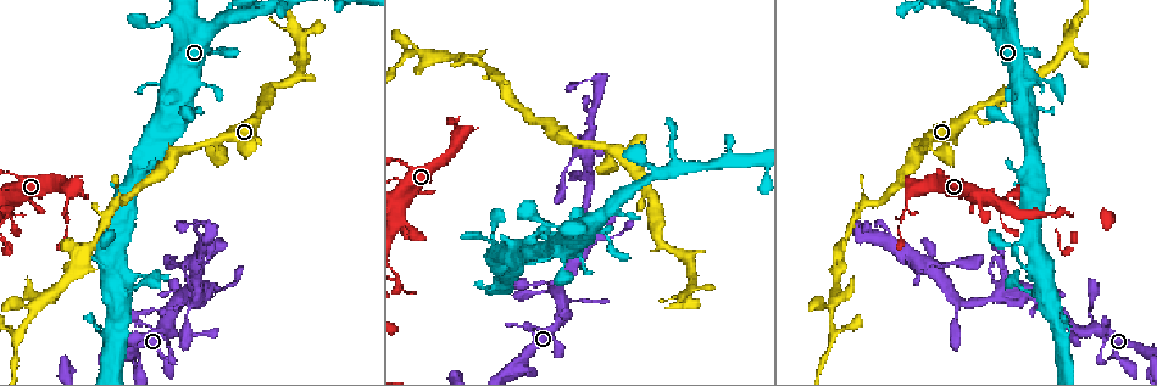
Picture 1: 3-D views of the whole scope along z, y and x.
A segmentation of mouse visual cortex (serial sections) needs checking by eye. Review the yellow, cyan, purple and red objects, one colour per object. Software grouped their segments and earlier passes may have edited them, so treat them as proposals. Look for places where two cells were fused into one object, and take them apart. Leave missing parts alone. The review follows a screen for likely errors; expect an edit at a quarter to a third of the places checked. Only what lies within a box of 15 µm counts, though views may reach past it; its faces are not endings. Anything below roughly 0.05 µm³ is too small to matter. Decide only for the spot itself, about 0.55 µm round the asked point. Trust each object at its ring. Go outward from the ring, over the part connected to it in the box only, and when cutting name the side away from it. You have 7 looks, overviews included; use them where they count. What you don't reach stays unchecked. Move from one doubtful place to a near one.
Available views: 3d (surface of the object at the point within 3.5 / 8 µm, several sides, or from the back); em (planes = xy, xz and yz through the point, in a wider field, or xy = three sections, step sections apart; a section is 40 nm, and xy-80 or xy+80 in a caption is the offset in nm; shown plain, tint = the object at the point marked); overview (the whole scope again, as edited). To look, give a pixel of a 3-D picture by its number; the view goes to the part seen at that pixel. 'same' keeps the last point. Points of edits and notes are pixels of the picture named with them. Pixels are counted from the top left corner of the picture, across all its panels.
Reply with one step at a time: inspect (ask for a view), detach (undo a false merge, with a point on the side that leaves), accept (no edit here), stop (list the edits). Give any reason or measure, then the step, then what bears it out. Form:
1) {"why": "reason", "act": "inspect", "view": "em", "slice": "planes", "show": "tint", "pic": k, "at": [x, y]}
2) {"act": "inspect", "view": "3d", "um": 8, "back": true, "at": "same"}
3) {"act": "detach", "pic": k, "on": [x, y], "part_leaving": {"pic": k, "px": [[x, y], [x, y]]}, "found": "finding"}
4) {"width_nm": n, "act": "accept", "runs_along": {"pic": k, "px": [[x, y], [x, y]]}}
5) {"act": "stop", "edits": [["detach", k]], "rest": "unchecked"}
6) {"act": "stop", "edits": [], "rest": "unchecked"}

{"why": "a narrow waist", "act": "inspect", "view": "3d", "um": 3.5, "back": true, "pic": 1, "at": [997, 282]}

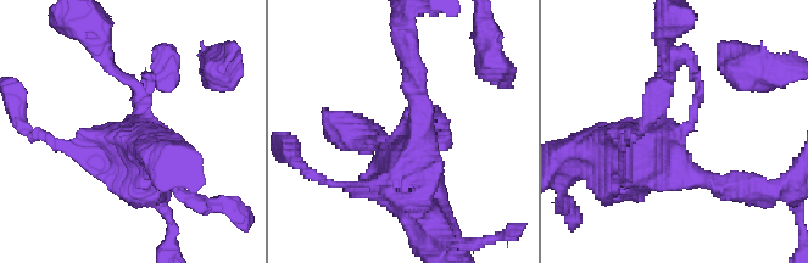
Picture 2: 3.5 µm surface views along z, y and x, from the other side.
{"act": "inspect", "view": "em", "slice": "xy", "step": 1, "show": "tint", "pic": 2, "at": [404, 135]}

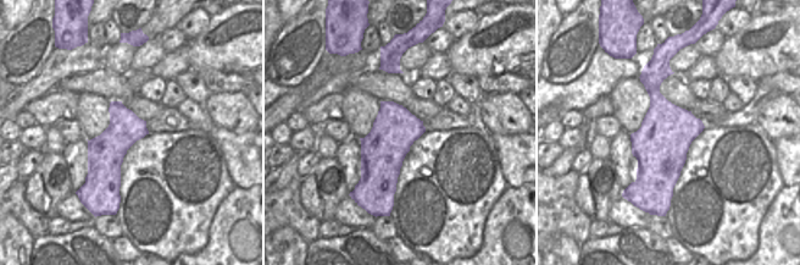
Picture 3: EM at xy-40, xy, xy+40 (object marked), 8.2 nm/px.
{"act": "inspect", "view": "em", "slice": "xy", "step": 3, "show": "tint", "at": "same"}

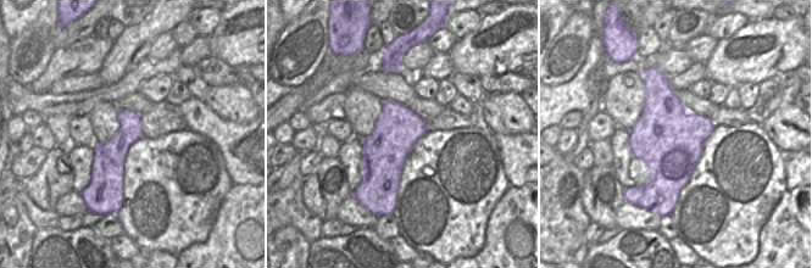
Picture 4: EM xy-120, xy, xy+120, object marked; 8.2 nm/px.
{"act": "accept", "found": "all the same cell"}

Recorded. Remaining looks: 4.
{"act": "inspect", "view": "3d", "um": 8, "pic": 1, "at": [410, 52]}

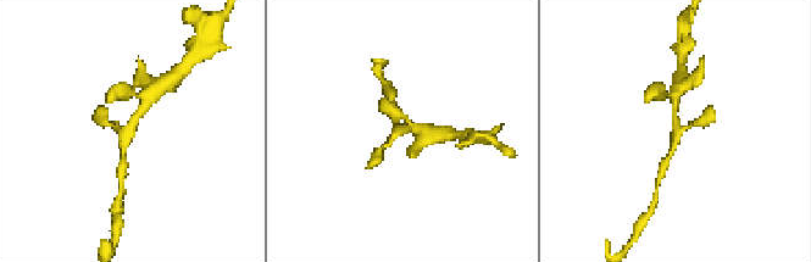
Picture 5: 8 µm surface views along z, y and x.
{"why": "zoom in", "act": "inspect", "view": "3d", "um": 3.5, "pic": 5, "at": [401, 130]}

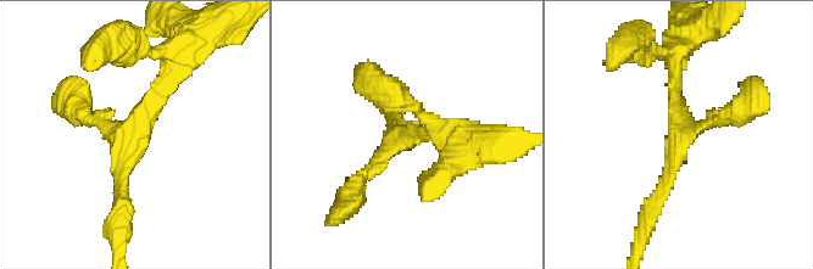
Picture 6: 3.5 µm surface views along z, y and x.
{"act": "accept", "runs_along": {"pic": 6, "px": [[185, 62], [137, 122], [122, 201]]}, "found": "continuous, no second cell"}

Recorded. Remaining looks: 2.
{"act": "inspect", "view": "3d", "um": 3.5, "pic": 1, "at": [458, 130]}

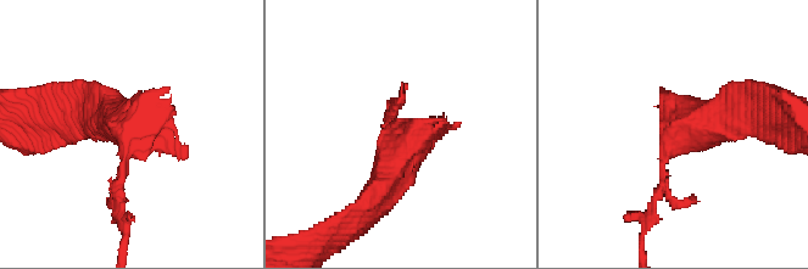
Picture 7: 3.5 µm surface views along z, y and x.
{"act": "inspect", "view": "em", "slice": "planes", "show": "tint", "pic": 7, "at": [135, 147]}

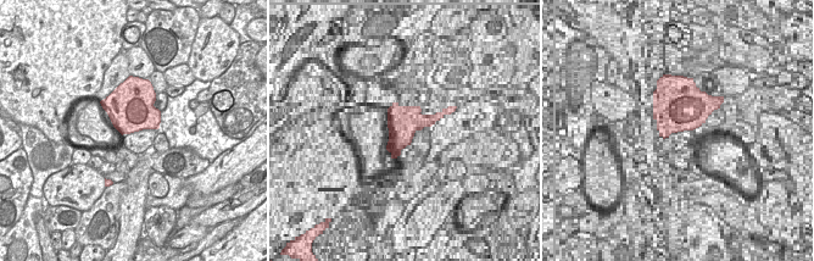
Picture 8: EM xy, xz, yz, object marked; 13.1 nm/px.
{"act": "detach", "pic": 7, "on": [674, 203], "found": "two cells meet here"}

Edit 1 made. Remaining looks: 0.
{"act": "stop", "edits": [["detach", 7]], "rest": "unchecked"}

